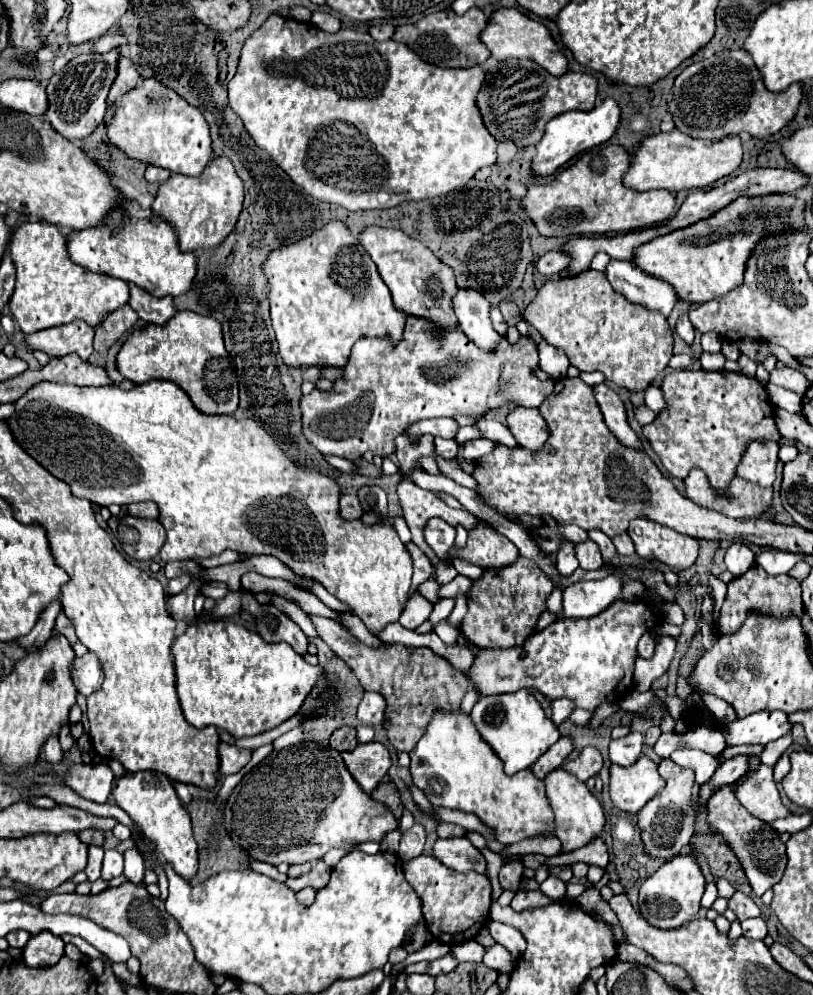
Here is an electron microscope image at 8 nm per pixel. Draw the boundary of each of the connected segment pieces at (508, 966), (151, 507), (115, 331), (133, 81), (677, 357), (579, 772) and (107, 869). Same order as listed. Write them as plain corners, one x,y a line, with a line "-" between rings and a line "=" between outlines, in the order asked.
494,944
492,948
488,948
482,962
486,968
494,968
496,972
512,972
516,966
512,954
500,944
=
138,502
128,506
128,510
132,516
138,518
158,518
158,506
154,502
=
126,304
118,310
114,310
100,326
96,326
96,338
94,338
94,350
106,352
126,330
130,330
138,320
138,314
=
120,54
120,58
118,58
118,76
116,76
116,80
114,80
112,88
110,88
108,102
110,104
116,104
118,102
116,98
120,98
128,88
136,86
138,80
140,80
140,74
138,74
136,66
132,64
132,60
=
674,354
668,365
673,369
682,368
682,370
690,371
699,370
695,369
699,366
699,363
696,363
689,355
686,354
=
586,746
578,754
578,758
564,762
564,770
568,770
570,774
574,774
580,782
586,782
592,776
598,776
600,768
602,768
602,754
594,746
=
106,850
104,854
104,864
102,864
102,880
112,880
122,876
124,872
124,858
118,850

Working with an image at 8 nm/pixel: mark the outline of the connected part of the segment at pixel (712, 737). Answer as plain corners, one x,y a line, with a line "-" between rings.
704,726
690,728
686,732
686,736
682,736
682,744
692,746
692,748
700,748
712,756
718,756
718,750
726,748
724,736
712,728
704,728

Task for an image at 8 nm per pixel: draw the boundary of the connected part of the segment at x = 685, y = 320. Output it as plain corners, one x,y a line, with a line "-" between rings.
686,314
680,316
680,320
678,320
678,324
676,324
676,332
678,332
678,336
680,336
684,342
692,344
692,340
694,340
694,326
692,326
692,322
690,322
690,318
688,318

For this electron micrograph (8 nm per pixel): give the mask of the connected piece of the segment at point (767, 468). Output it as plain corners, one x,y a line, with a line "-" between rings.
748,442
738,464
738,476
758,486
772,486
776,478
778,442

